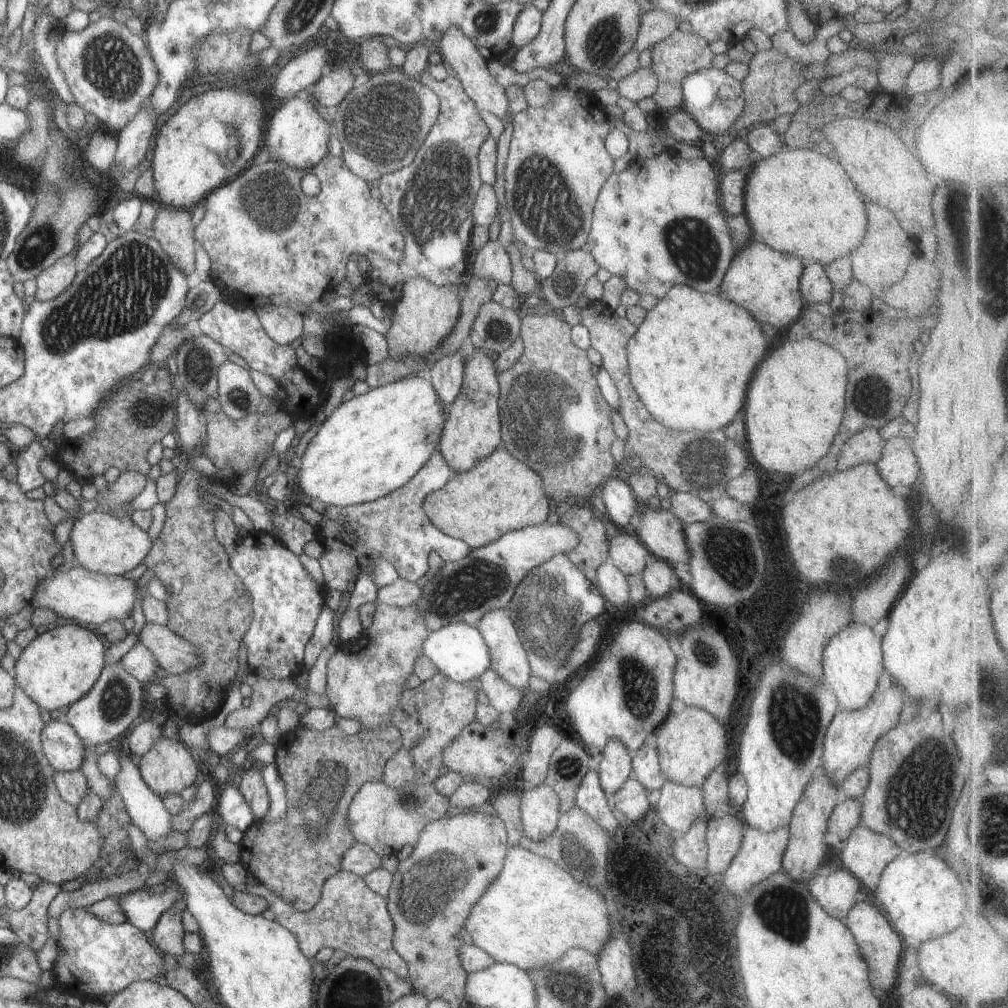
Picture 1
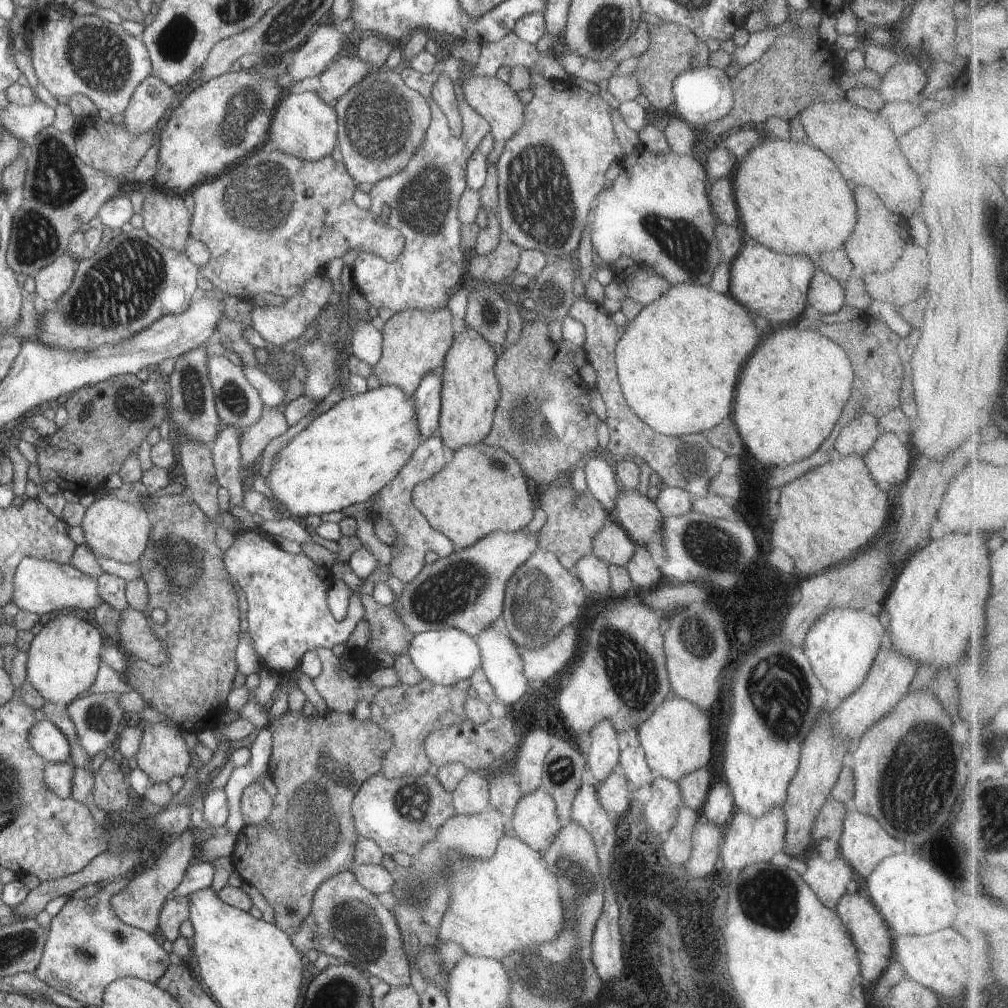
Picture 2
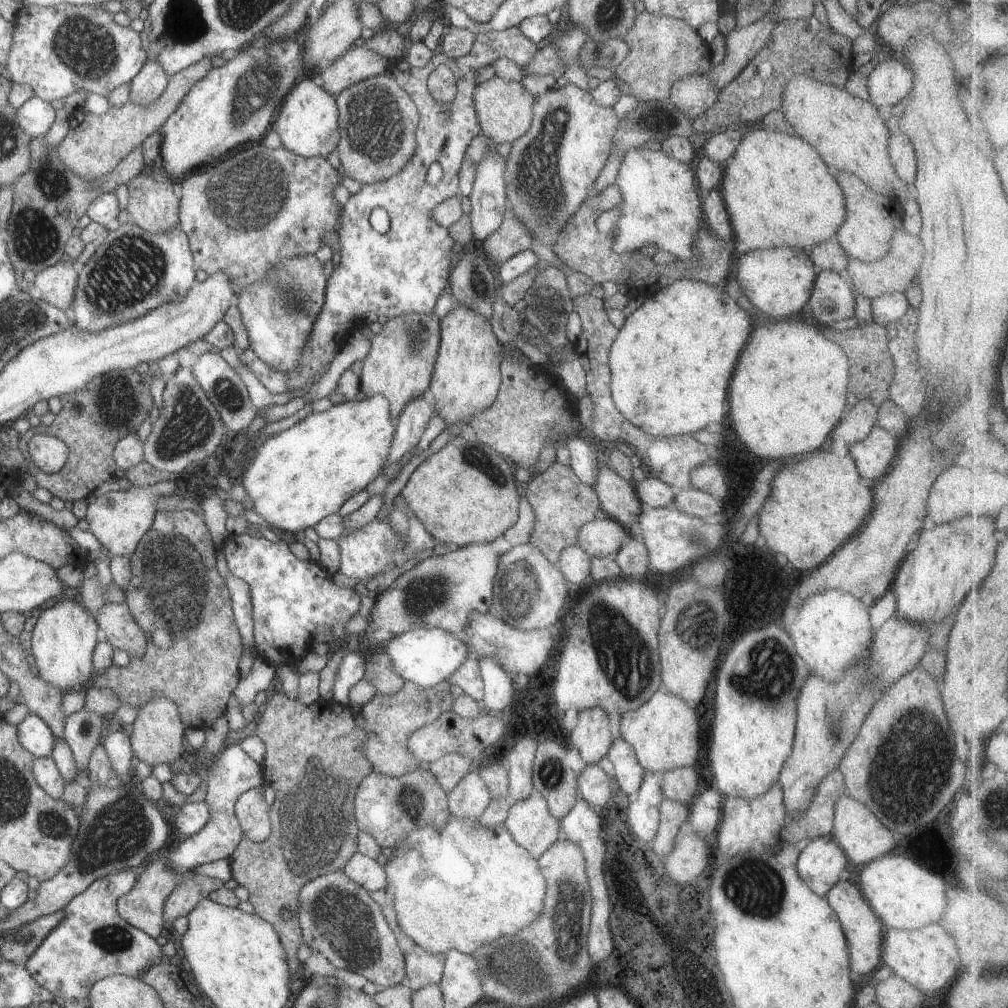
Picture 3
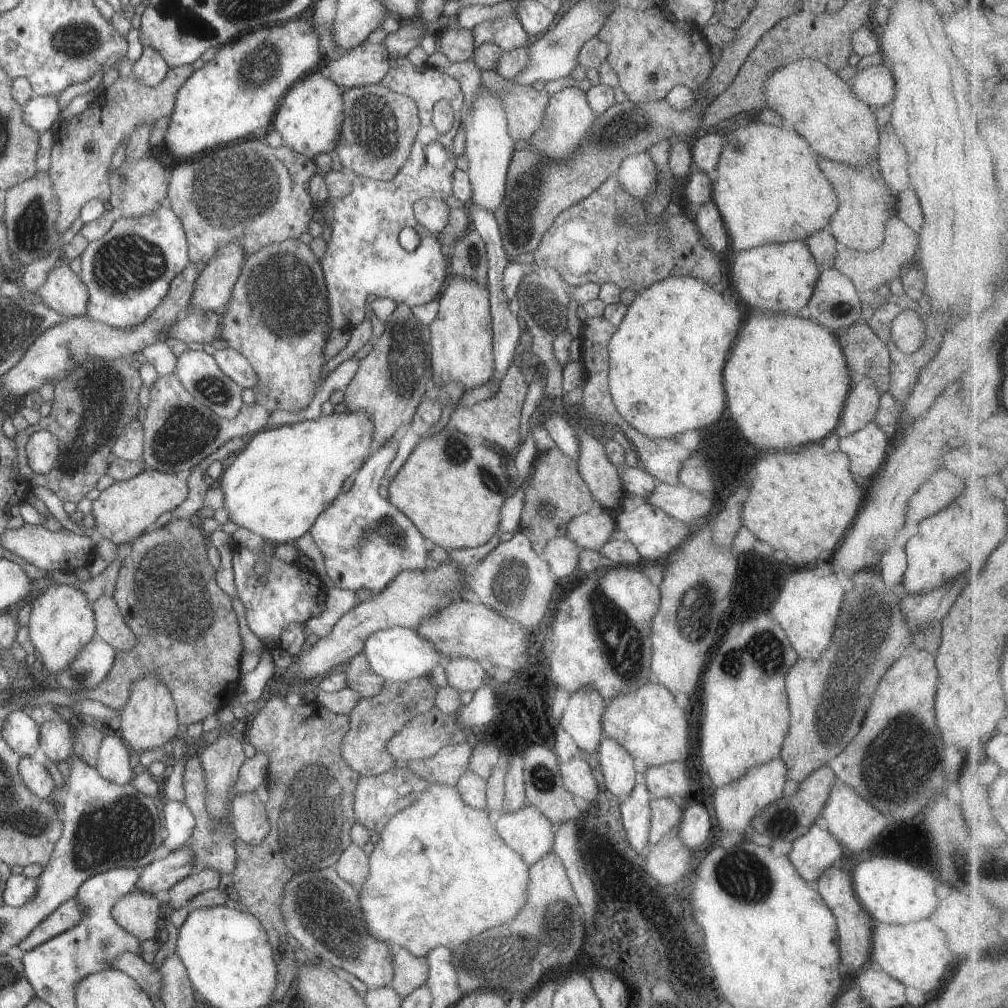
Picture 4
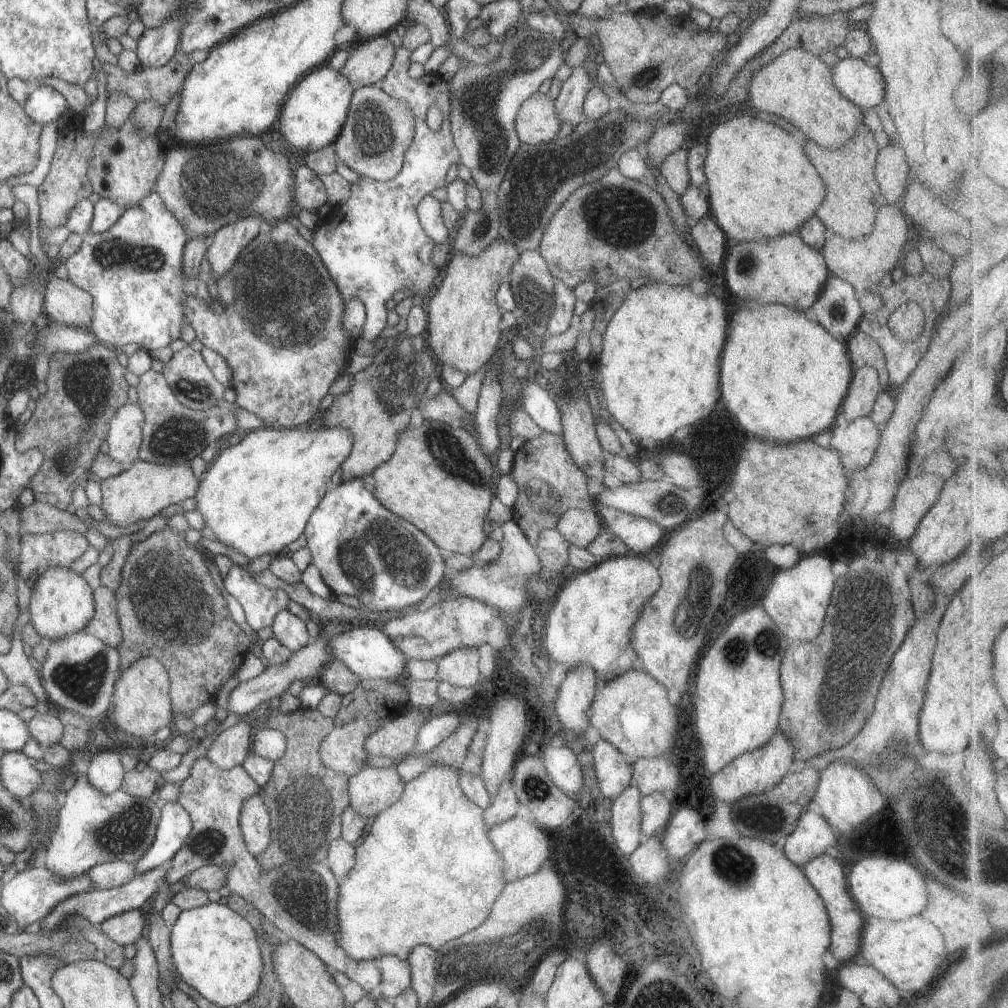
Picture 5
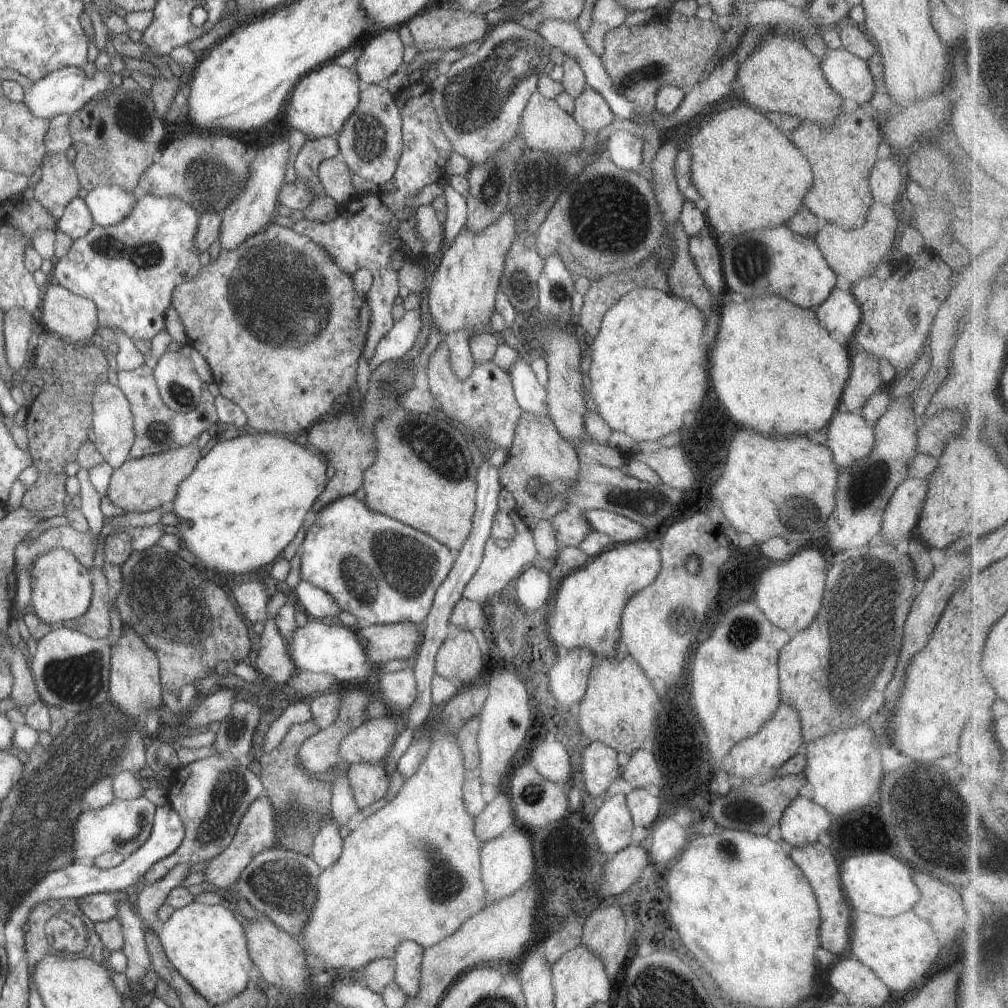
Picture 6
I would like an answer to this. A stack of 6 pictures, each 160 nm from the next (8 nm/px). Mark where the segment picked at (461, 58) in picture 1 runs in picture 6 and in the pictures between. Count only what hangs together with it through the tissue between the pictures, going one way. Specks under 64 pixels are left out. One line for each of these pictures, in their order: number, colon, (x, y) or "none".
2: (496, 101)
3: (504, 109)
4: (525, 107)
5: (536, 122)
6: (545, 126)

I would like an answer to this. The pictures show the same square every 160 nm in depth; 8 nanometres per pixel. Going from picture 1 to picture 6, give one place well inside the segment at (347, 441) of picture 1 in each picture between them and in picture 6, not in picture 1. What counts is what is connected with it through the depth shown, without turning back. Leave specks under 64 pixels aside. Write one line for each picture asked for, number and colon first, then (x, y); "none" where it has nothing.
2: (346, 455)
3: (302, 475)
4: (285, 477)
5: (256, 497)
6: (245, 501)

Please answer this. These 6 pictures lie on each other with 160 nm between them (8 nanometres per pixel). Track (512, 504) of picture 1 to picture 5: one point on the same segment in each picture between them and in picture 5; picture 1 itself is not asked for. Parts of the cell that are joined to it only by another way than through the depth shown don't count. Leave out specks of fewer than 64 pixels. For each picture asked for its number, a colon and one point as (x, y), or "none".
2: (482, 489)
3: (465, 494)
4: (452, 487)
5: (446, 491)

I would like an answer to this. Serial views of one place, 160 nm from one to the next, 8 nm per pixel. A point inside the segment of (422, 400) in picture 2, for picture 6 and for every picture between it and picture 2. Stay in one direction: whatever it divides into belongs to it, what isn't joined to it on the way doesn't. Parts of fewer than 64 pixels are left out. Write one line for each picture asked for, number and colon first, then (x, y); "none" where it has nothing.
3: (411, 423)
4: (366, 541)
5: (362, 549)
6: (383, 571)

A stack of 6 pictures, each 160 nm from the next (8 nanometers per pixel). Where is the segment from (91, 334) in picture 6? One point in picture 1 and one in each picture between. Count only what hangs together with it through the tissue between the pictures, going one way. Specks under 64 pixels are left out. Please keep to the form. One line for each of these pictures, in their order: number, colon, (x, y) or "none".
1: (51, 281)
2: (51, 282)
3: (56, 283)
4: (64, 292)
5: (67, 304)

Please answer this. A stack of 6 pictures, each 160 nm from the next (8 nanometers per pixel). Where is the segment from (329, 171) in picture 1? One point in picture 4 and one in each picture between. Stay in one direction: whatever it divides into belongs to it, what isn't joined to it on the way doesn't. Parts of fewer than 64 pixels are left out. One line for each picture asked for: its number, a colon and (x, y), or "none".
2: (306, 216)
3: (292, 205)
4: (248, 191)

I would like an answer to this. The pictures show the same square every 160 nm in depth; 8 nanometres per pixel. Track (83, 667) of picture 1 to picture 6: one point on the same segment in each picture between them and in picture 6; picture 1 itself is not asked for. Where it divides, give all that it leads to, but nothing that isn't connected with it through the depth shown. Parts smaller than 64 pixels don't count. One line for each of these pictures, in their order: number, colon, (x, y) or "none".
2: (63, 659)
3: (63, 640)
4: (61, 623)
5: (61, 604)
6: (61, 587)

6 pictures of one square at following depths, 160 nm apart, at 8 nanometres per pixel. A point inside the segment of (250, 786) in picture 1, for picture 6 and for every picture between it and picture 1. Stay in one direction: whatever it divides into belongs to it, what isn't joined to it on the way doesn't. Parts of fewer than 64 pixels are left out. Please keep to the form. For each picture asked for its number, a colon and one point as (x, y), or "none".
2: (257, 803)
3: (251, 809)
4: (248, 816)
5: (254, 819)
6: (256, 832)

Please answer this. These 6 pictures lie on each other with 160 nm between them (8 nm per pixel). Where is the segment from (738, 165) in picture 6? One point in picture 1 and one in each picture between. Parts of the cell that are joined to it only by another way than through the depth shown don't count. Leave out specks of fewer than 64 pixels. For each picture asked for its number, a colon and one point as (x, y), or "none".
1: (800, 202)
2: (790, 196)
3: (778, 192)
4: (769, 189)
5: (761, 185)

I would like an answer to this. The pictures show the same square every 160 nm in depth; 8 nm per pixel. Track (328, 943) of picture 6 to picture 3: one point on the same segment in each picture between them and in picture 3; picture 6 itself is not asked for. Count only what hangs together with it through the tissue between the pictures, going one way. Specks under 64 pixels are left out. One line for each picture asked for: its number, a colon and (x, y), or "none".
3: (462, 886)
4: (441, 874)
5: (394, 899)

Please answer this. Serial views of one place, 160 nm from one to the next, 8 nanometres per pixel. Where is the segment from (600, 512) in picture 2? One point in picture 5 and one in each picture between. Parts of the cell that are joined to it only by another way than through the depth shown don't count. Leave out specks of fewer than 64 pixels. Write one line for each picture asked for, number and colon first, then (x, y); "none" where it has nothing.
3: (562, 503)
4: (557, 494)
5: (550, 484)

